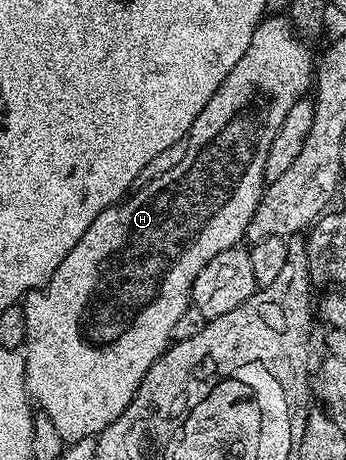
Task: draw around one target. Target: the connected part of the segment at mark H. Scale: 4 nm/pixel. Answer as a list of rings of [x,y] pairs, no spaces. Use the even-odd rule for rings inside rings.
[[[266,17],[262,19],[255,33],[251,33],[251,45],[247,45],[247,53],[239,57],[235,69],[227,73],[223,85],[215,89],[215,97],[211,97],[211,101],[203,105],[203,113],[199,113],[195,125],[189,130],[183,161],[179,161],[175,169],[163,173],[163,177],[155,177],[155,181],[140,184],[136,190],[126,195],[114,207],[103,209],[103,213],[99,213],[99,217],[91,221],[87,233],[79,237],[75,249],[71,249],[71,253],[63,257],[59,269],[55,269],[55,273],[46,281],[45,286],[30,291],[25,296],[23,300],[26,313],[26,337],[23,346],[25,384],[29,390],[30,400],[39,408],[40,414],[51,417],[51,425],[59,429],[59,433],[66,441],[91,439],[100,435],[103,429],[107,429],[121,416],[123,409],[127,409],[127,405],[131,405],[131,401],[137,396],[137,390],[147,369],[151,369],[151,365],[155,365],[159,356],[171,346],[175,321],[179,321],[179,317],[183,317],[183,313],[191,306],[193,282],[195,277],[199,277],[199,269],[203,269],[203,265],[207,265],[211,257],[219,257],[219,253],[238,246],[242,242],[241,238],[243,240],[246,238],[249,222],[251,217],[255,217],[255,209],[261,200],[261,192],[266,186],[267,149],[271,149],[271,141],[275,141],[275,133],[279,133],[279,125],[283,125],[283,117],[287,117],[287,109],[291,109],[291,105],[295,105],[297,100],[310,90],[315,79],[315,55],[309,52],[309,47],[310,44],[297,34],[288,18]]]

